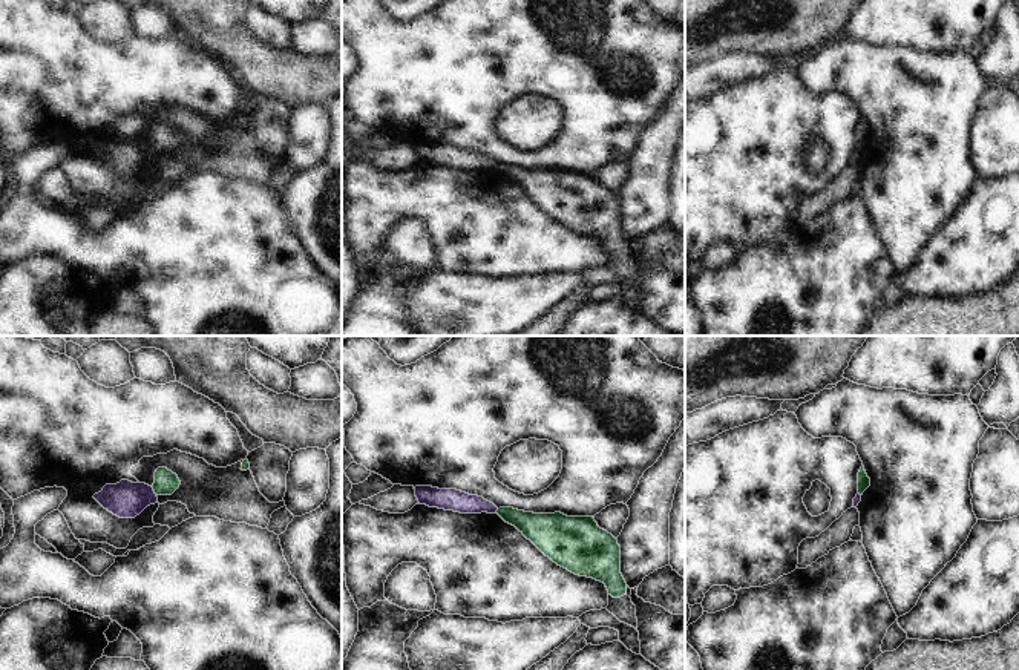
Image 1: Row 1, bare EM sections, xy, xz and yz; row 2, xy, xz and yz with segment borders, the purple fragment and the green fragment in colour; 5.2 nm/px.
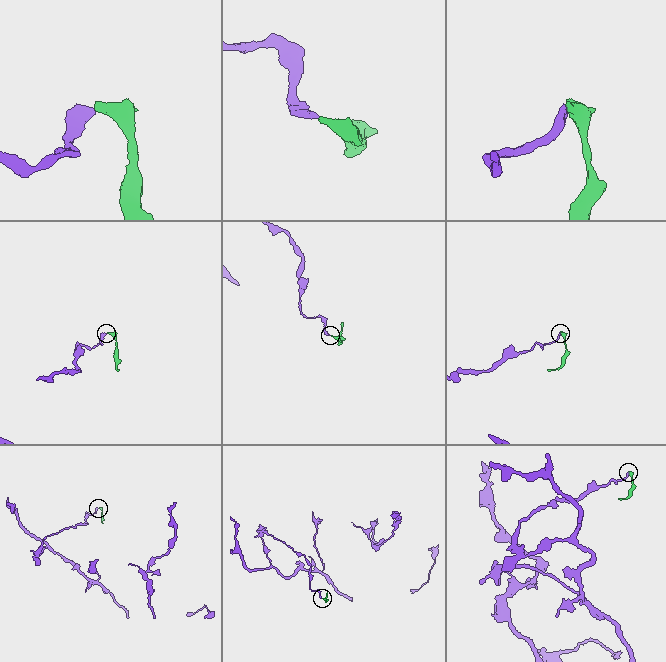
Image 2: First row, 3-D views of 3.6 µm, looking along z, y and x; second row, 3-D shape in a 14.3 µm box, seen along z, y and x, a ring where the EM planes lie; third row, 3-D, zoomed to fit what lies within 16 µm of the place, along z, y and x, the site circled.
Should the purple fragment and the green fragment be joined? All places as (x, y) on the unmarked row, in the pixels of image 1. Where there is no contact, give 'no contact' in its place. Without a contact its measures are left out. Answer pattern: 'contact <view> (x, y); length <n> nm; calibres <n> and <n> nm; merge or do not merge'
contact xy (153, 147); length 50 nm; calibres 190 and 120 nm; do not merge

